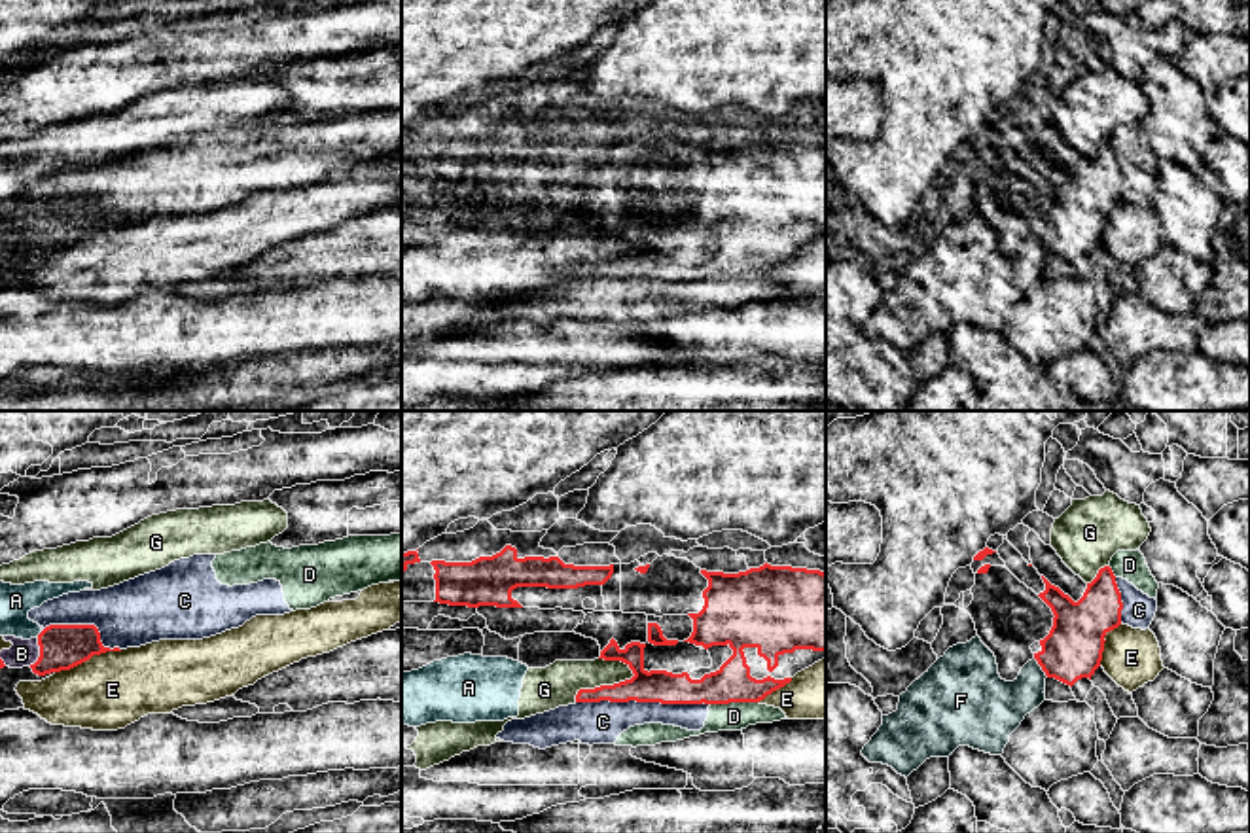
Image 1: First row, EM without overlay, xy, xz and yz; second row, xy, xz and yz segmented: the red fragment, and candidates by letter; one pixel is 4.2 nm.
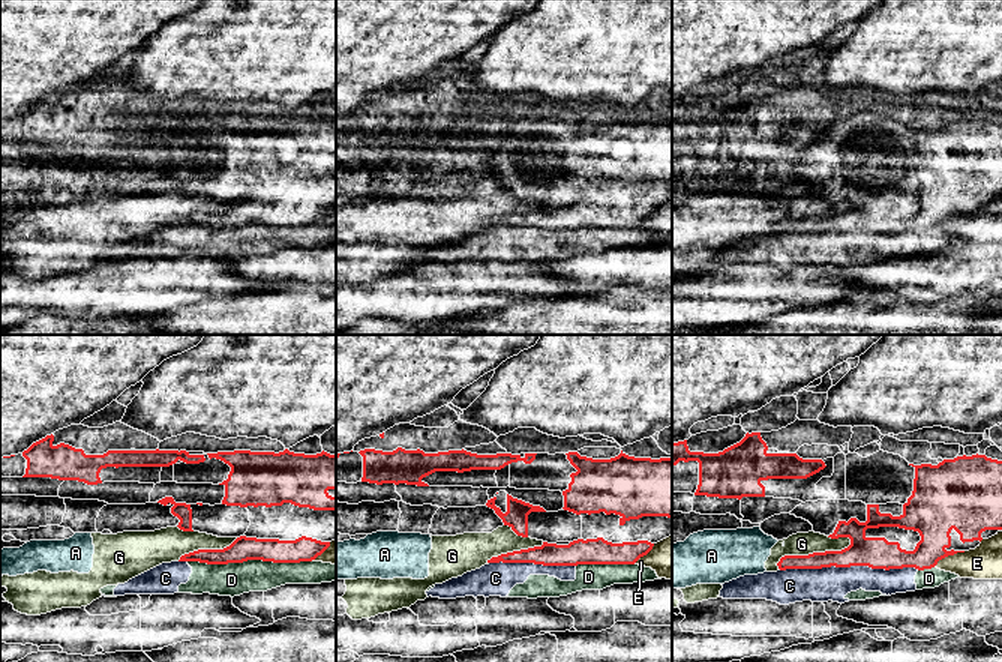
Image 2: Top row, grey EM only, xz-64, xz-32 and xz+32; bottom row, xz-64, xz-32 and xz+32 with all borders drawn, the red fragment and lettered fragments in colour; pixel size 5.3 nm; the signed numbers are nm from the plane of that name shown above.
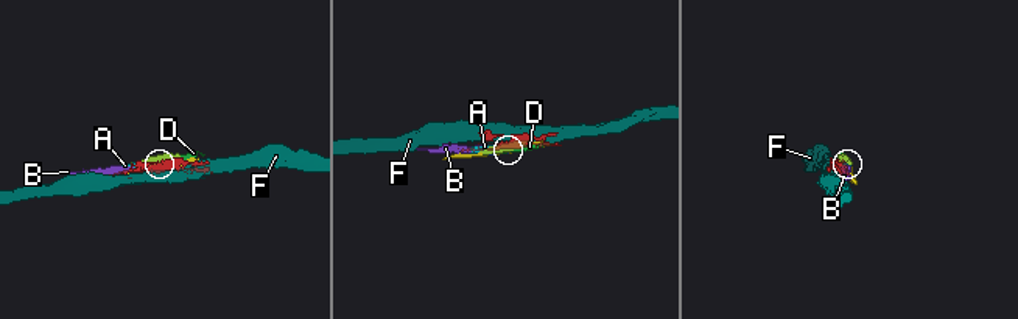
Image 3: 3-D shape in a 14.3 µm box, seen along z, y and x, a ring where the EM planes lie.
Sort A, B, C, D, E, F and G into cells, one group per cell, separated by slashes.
A B G / C D / E / F

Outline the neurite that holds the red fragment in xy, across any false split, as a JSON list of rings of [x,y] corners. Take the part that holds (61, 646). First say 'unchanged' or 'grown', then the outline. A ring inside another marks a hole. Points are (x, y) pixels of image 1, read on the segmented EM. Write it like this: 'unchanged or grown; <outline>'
grown; [[[49,625],[38,634],[40,657],[34,665],[9,668],[0,659],[0,712],[23,708],[15,687],[19,682],[42,682],[55,672],[70,670],[93,655],[121,651],[104,647],[95,625]]]

